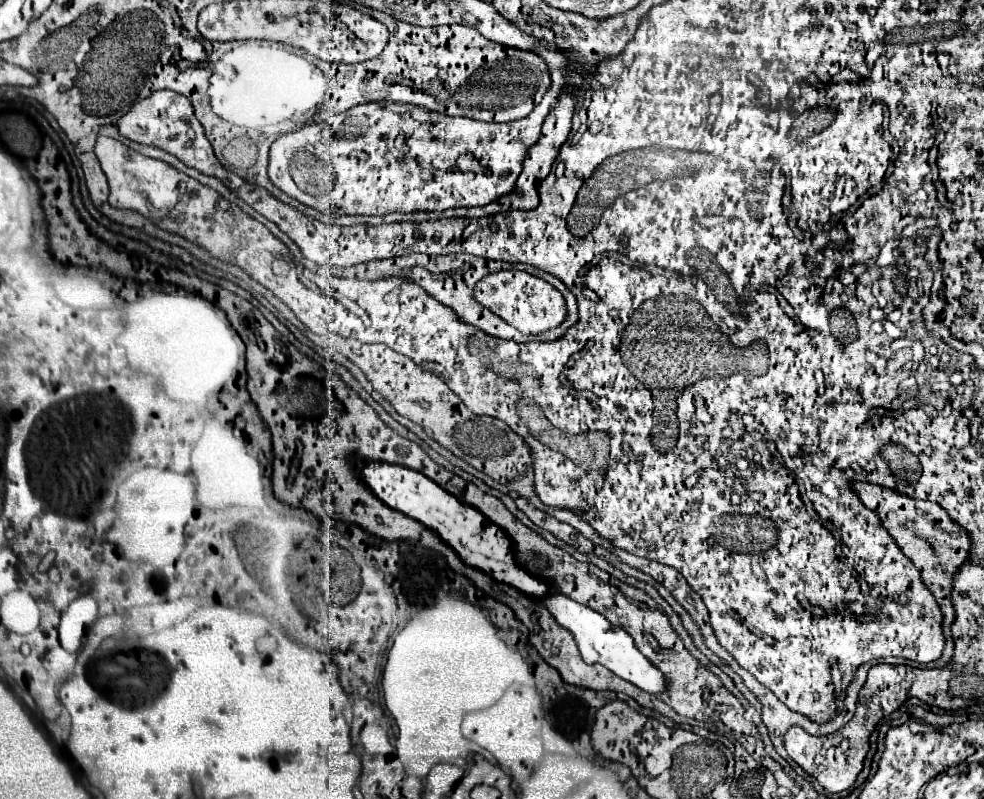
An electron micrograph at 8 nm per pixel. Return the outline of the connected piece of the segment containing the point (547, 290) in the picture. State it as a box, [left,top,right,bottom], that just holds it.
[474,271,566,335]

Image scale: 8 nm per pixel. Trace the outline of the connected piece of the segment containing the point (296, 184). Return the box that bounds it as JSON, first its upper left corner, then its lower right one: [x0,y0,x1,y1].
[270,103,552,215]

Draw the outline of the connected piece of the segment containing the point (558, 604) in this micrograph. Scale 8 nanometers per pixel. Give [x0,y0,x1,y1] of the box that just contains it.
[542,589,668,695]

